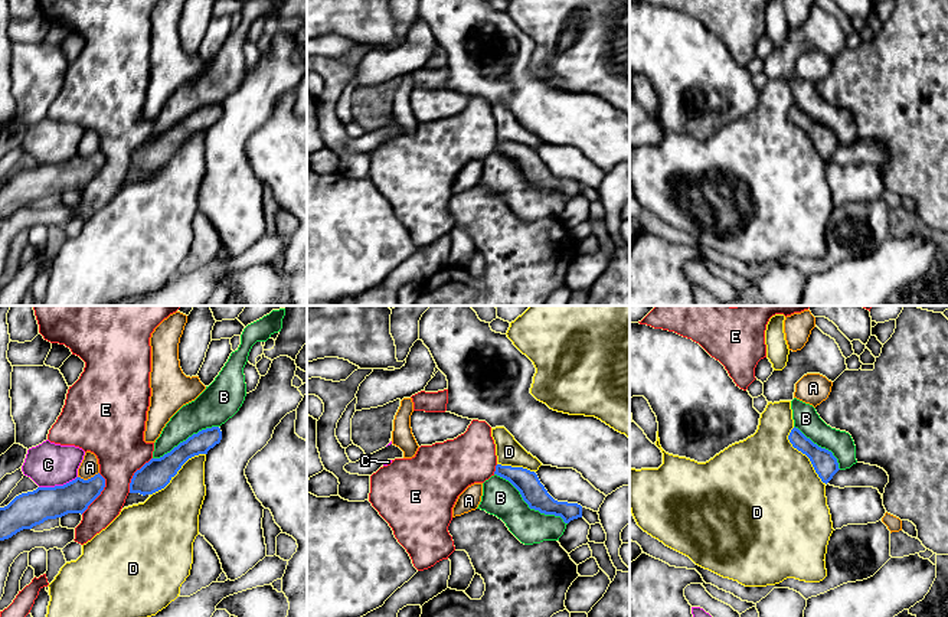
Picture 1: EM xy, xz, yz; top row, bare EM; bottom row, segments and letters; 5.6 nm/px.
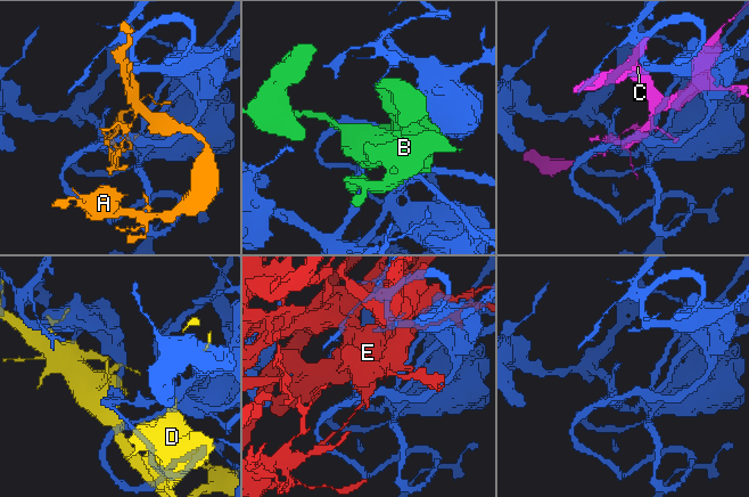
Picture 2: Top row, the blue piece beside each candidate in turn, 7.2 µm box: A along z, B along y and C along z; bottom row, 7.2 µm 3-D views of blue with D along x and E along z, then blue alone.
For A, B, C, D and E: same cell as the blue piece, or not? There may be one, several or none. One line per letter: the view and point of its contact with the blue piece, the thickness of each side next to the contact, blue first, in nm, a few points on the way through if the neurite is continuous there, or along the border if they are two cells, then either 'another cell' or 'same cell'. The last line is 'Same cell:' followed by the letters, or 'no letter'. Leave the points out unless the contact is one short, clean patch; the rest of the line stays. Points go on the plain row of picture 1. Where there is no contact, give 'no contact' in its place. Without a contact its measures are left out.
A: contact xy (88, 156); calibres 180 and 100 nm; another cell
B: contact xz (529, 183); calibres 140 and 200 nm; another cell
C: contact xy (58, 163); calibres 190 and 240 nm; another cell
D: contact yz (804, 130); calibres 140 and 480 nm; another cell
E: contact xy (100, 170); calibres 180 and 260 nm; another cell
Same cell: no letter

